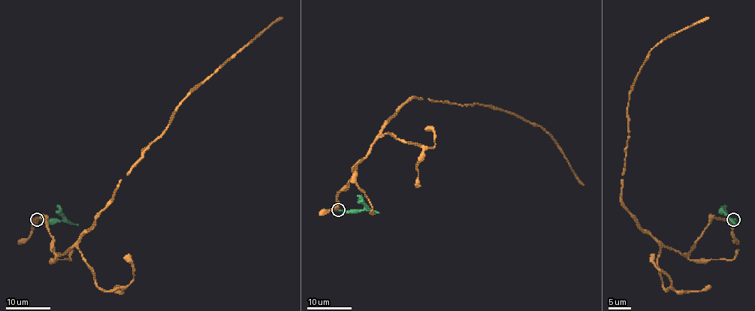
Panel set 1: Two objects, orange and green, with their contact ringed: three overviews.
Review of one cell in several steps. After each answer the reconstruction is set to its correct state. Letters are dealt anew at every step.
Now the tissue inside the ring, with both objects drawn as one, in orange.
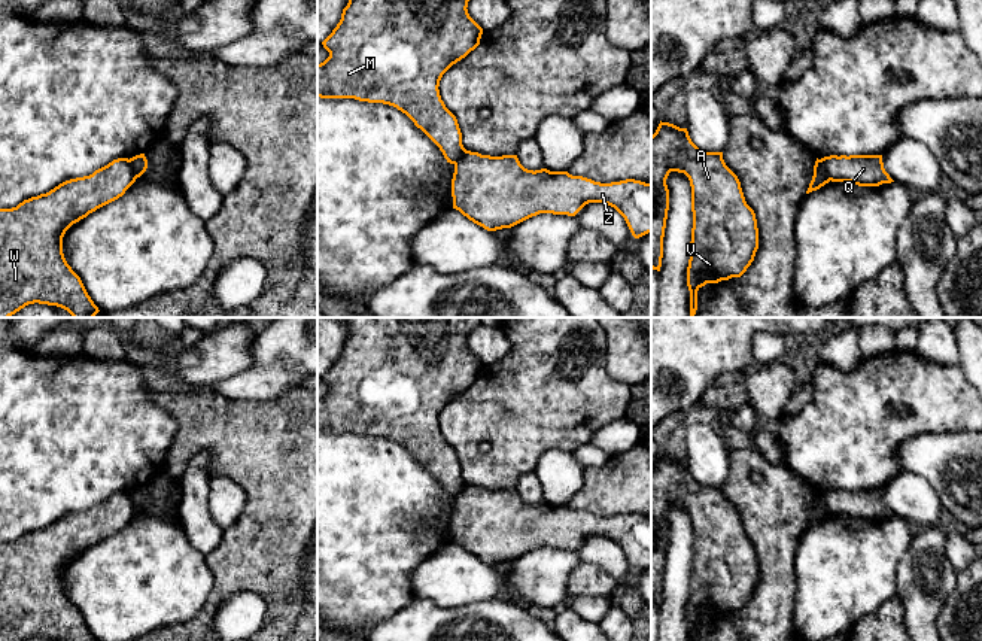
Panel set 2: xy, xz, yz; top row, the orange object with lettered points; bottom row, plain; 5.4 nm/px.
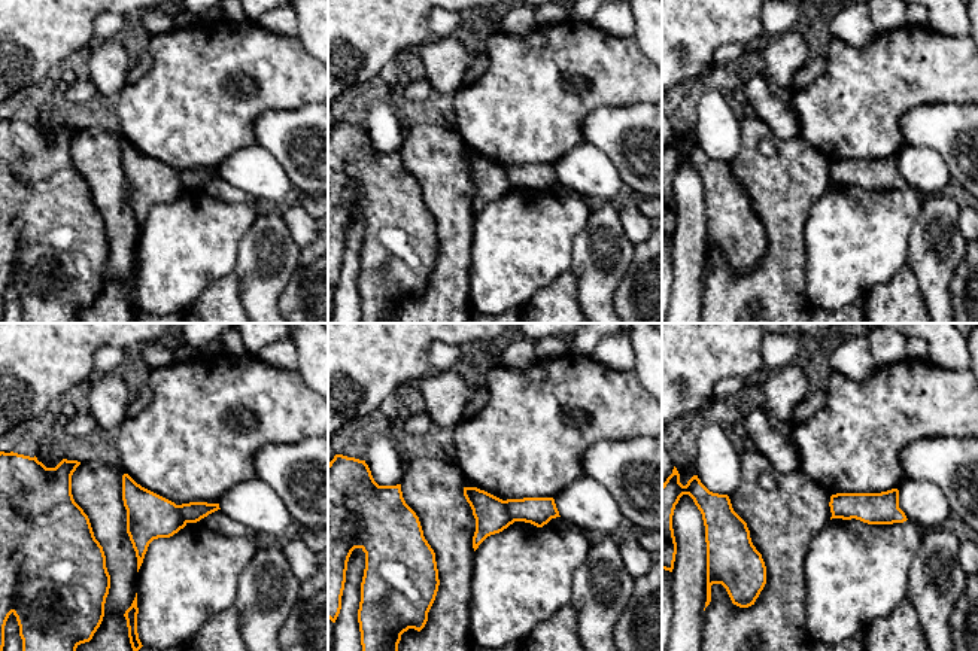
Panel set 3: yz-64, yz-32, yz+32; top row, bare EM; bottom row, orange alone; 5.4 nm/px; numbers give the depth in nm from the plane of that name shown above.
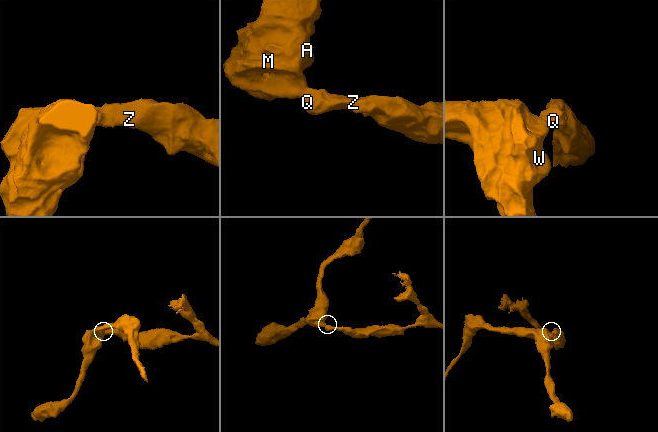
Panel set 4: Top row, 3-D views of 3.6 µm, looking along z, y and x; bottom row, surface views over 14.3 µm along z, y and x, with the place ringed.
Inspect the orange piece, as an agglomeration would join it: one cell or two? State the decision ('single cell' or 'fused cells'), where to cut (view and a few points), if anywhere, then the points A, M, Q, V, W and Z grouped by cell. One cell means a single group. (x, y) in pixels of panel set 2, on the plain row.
fused cells; cut yz (818, 494), (830, 513); groups A M V W / Q Z

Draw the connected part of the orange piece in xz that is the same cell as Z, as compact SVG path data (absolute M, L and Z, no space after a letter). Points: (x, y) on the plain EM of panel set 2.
M466 484L454 498L453 543L487 565L511 562L539 547L575 550L589 537L605 537L626 555L632 569L651 566L651 517L635 513L601 517L568 505L528 504L517 489L490 490Z

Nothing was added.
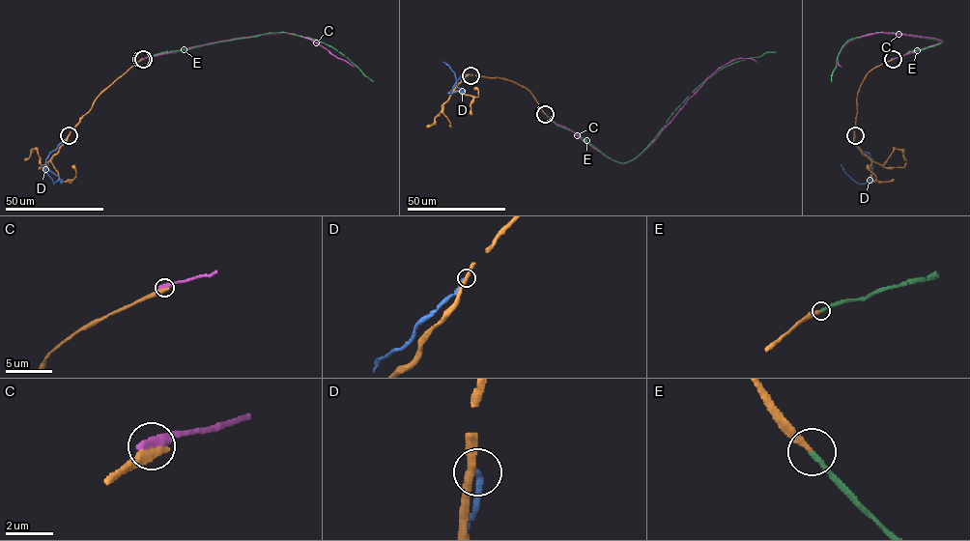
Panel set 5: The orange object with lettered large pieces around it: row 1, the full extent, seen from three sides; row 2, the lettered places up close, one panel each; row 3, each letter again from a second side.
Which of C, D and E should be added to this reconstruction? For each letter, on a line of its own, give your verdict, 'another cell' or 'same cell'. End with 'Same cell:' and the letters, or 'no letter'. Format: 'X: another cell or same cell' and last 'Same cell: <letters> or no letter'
C: another cell
D: another cell
E: same cell
Same cell: E

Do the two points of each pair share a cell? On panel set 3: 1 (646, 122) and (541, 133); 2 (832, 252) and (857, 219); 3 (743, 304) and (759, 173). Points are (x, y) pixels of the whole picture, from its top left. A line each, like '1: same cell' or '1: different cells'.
1: different cells
2: same cell
3: same cell

